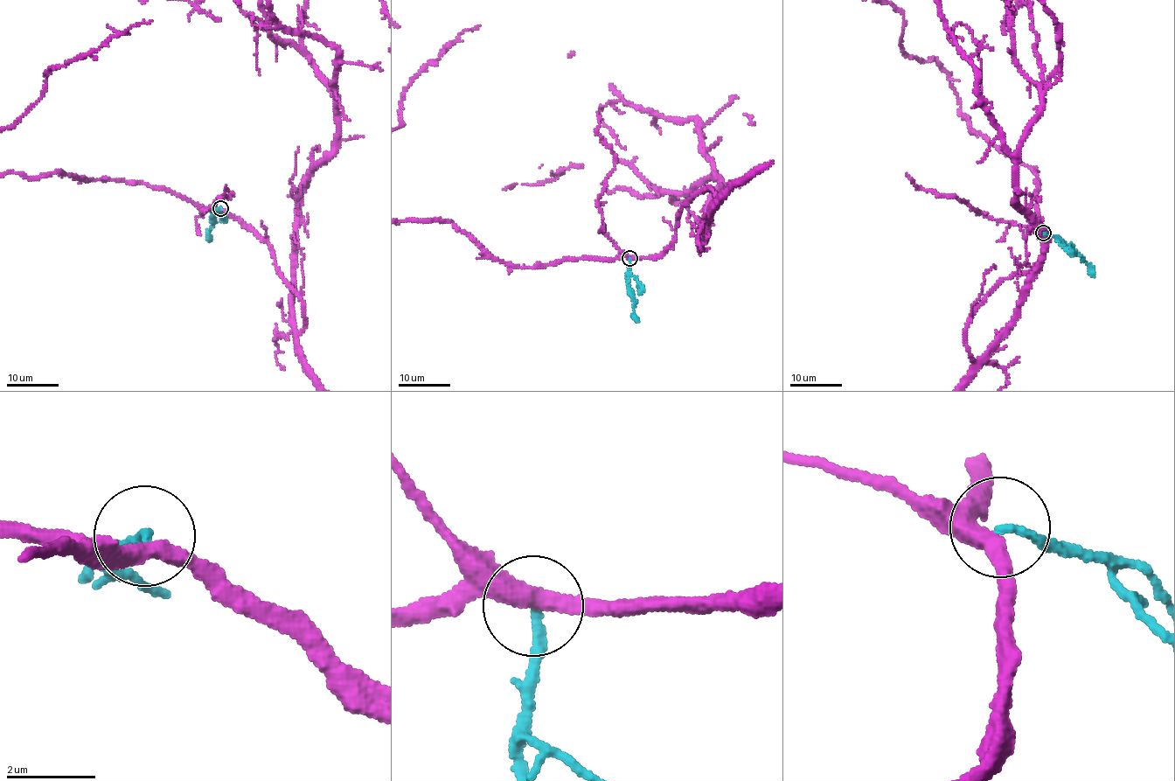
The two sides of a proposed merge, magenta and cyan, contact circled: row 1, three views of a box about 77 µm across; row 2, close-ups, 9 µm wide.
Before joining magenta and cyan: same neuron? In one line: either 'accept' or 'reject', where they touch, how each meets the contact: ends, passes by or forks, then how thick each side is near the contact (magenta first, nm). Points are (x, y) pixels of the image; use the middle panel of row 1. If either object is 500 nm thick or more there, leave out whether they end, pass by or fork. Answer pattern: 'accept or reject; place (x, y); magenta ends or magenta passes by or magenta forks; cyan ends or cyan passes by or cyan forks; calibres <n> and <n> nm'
reject; place (629, 258); magenta passes by; cyan ends; calibres 400 and 200 nm

